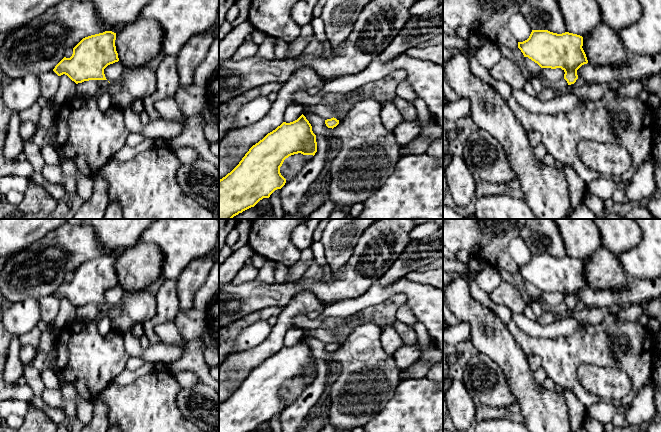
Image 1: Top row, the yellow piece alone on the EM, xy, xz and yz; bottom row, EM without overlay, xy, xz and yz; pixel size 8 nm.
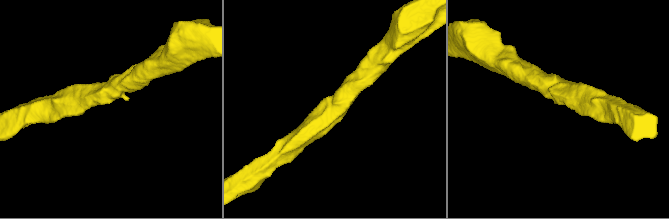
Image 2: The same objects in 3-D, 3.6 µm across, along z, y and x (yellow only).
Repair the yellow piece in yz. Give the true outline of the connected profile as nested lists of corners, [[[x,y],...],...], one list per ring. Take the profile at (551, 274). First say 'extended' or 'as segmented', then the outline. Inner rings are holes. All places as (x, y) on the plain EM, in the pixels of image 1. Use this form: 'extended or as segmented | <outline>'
as segmented | [[[532,254],[529,262],[518,266],[524,281],[528,281],[541,292],[561,292],[568,309],[578,303],[577,294],[588,287],[582,272],[583,261],[565,256],[557,258],[548,254]]]

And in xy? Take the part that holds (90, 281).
as segmented | [[[105,255],[103,257],[91,259],[83,262],[74,272],[70,282],[64,281],[53,293],[61,300],[67,299],[76,308],[89,304],[107,304],[104,293],[115,286],[119,285],[118,277],[115,270],[116,257]]]

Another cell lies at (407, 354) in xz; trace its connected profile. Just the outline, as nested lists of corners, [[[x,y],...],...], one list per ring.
[[[404,344],[395,353],[394,359],[396,366],[401,370],[407,369],[414,362],[418,361],[421,356],[420,346],[416,344]]]

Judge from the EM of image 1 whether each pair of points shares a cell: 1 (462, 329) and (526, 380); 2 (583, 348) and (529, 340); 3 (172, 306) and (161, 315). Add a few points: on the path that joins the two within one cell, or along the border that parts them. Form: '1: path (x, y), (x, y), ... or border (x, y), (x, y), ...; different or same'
1: border (461, 321), (468, 324), (469, 337); different
2: path (570, 348), (542, 347); same
3: path (169, 308), (164, 313); same

